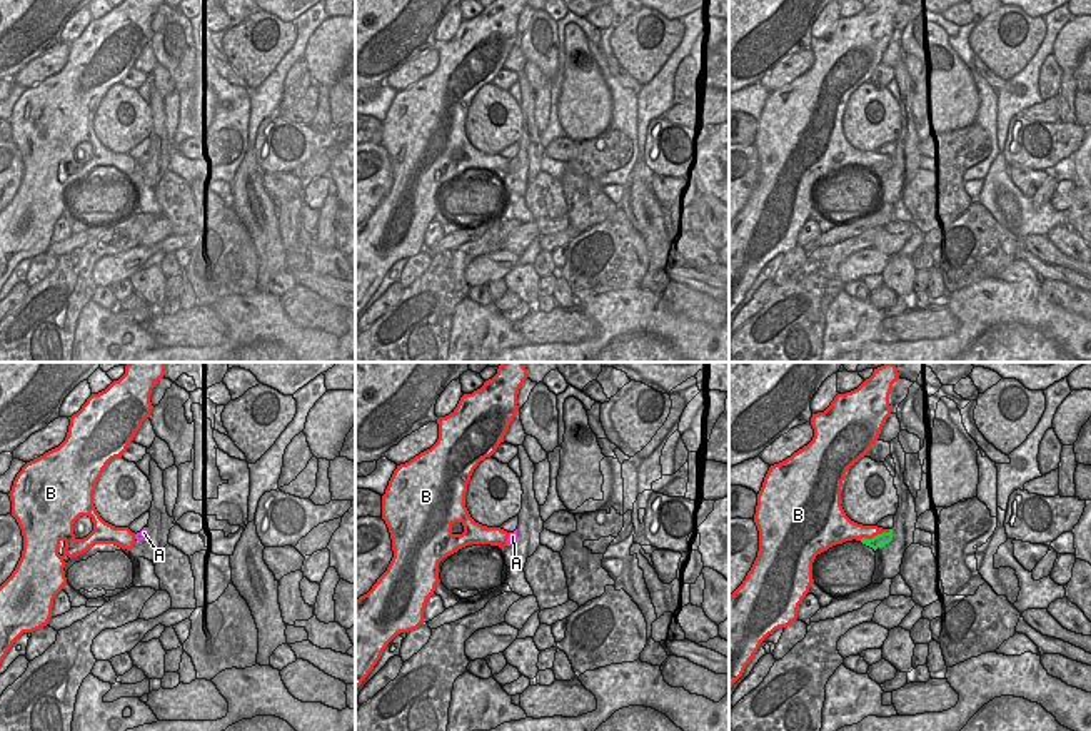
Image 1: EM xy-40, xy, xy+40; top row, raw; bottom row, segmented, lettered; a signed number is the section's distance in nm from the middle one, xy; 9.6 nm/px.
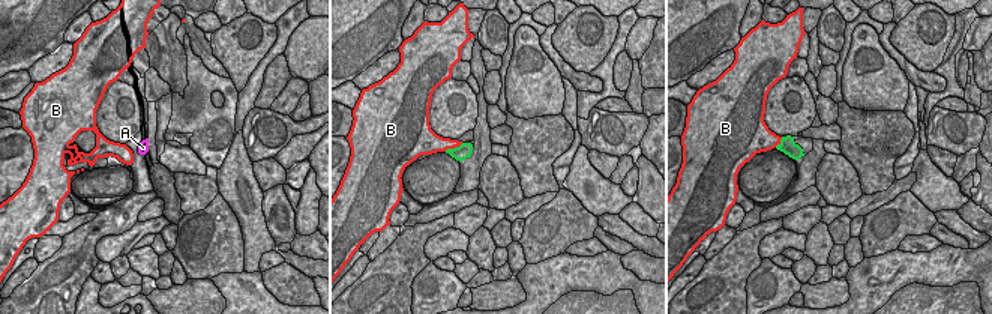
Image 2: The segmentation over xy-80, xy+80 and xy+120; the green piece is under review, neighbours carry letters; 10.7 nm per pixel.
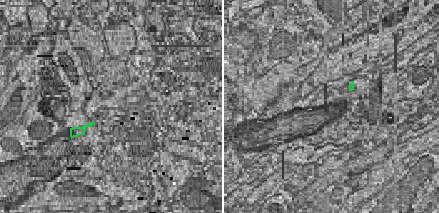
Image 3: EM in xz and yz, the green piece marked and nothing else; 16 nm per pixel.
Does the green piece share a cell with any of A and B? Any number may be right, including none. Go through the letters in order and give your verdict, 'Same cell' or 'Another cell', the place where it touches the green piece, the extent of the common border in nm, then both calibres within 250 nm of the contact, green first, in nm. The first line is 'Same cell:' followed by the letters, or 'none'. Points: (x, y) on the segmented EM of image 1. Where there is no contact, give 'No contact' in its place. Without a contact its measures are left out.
Same cell: A
A: Same cell. No contact
B: Another cell. Touches green at xy+40 (874, 536). Shared border 320 nm. Thickness 130 nm (green) against 190 nm

